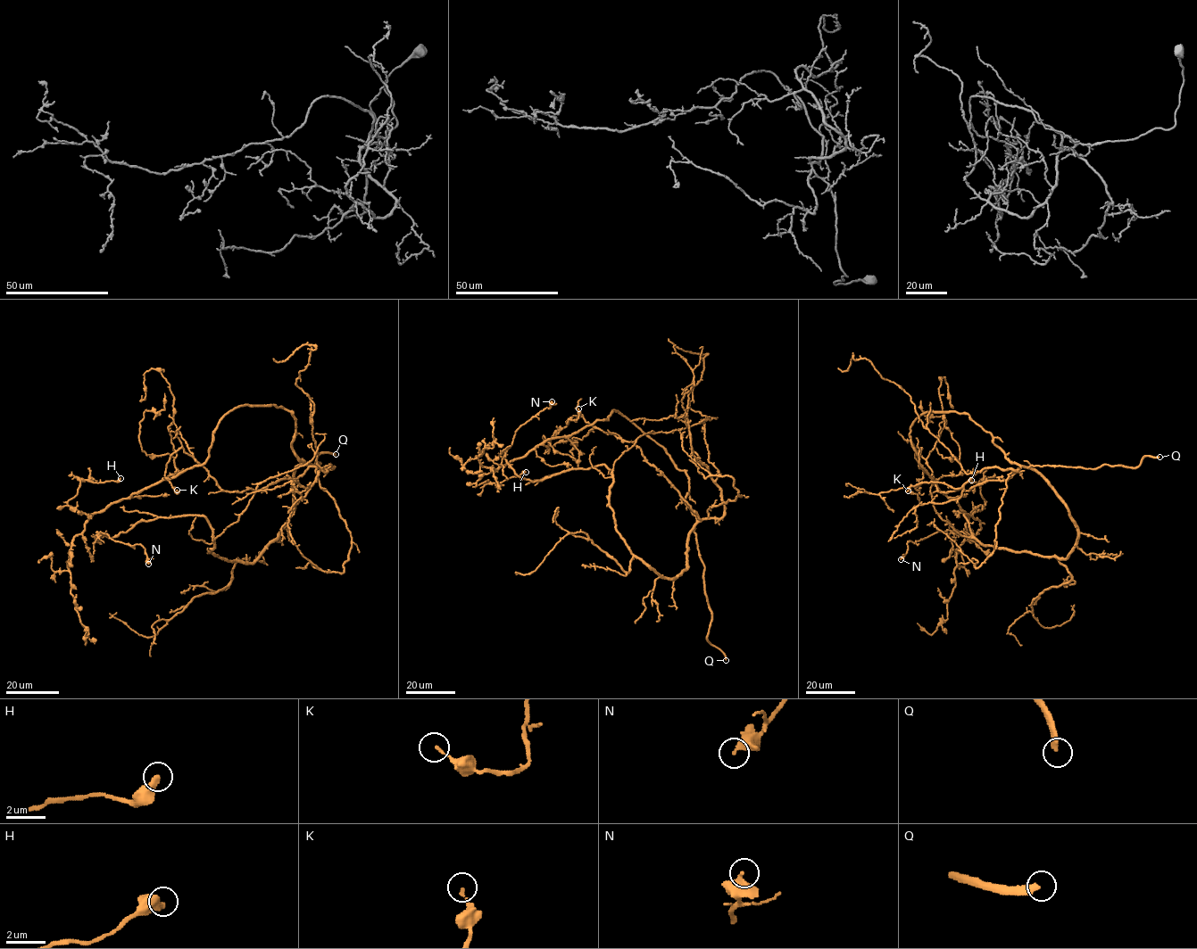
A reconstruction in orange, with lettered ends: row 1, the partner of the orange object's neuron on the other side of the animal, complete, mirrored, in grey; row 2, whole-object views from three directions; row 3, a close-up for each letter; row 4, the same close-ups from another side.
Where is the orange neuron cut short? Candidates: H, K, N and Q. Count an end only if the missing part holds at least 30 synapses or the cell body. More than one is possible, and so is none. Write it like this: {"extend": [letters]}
{"extend": ["Q"]}

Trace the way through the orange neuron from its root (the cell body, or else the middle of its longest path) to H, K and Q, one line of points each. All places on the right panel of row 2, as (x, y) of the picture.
H: (1009, 460), (967, 413), (919, 416), (910, 434), (918, 466), (968, 515), (985, 505), (982, 482), (971, 480)
K: (1009, 460), (1020, 467), (1007, 480), (941, 492), (917, 450), (923, 477), (918, 493), (908, 491)
Q: (1009, 460), (1026, 466), (1096, 468), (1104, 465), (1136, 467), (1144, 456), (1159, 457)

